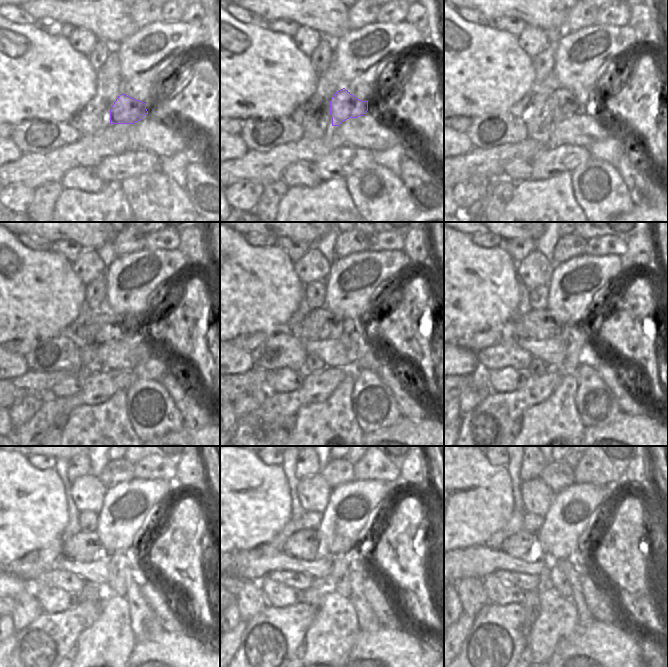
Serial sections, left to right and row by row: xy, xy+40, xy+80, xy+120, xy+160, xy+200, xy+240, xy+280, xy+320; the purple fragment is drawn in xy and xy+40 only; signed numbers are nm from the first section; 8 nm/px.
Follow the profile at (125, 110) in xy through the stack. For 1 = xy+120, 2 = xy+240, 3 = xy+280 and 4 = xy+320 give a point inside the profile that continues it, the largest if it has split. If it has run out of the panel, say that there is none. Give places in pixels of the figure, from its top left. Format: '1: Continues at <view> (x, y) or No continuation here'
1: Continues at xy+120 (105, 325)
2: Continues at xy+240 (86, 546)
3: Continues at xy+280 (309, 545)
4: Continues at xy+320 (524, 545).

